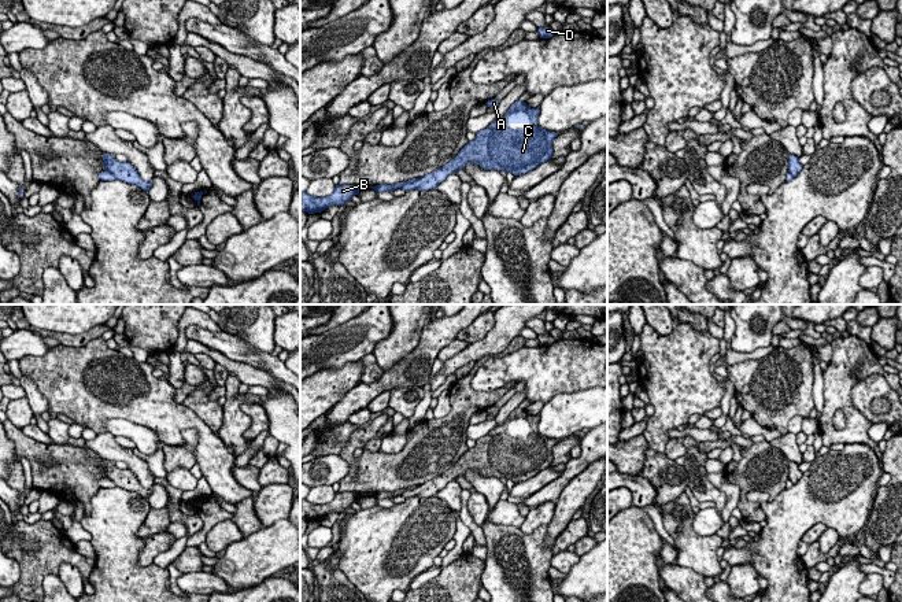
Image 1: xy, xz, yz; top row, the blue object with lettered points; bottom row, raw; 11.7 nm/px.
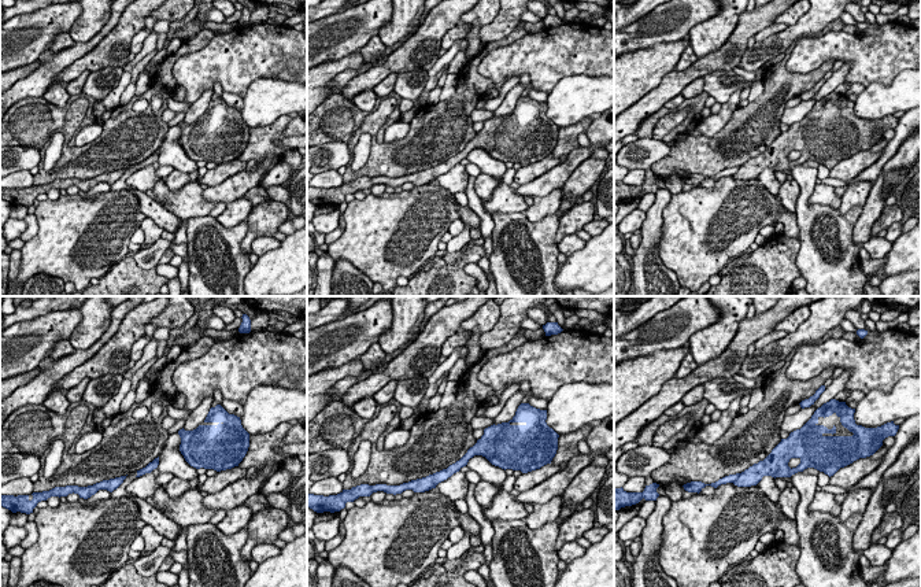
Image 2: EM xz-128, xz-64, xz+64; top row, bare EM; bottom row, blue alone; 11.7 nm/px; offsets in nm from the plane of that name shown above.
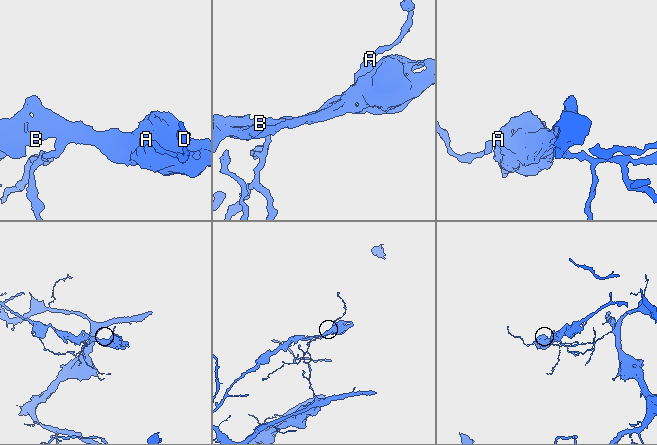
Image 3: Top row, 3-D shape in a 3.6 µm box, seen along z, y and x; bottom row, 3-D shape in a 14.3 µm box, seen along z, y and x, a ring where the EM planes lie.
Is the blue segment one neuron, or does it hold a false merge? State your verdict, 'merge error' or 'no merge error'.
merge error

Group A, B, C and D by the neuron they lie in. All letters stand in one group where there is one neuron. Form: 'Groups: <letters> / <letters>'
Groups: A D / B C

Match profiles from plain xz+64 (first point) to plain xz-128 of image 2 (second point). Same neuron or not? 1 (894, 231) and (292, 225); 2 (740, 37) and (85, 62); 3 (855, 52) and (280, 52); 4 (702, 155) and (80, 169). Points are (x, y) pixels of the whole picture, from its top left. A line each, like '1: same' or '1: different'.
1: same
2: same
3: same
4: same

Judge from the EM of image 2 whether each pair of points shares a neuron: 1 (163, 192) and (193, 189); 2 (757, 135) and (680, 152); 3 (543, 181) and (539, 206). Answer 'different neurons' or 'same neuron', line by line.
1: same neuron
2: same neuron
3: different neurons

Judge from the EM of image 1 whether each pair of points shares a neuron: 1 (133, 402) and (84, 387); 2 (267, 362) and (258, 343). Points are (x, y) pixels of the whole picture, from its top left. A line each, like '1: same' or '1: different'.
1: same
2: different

